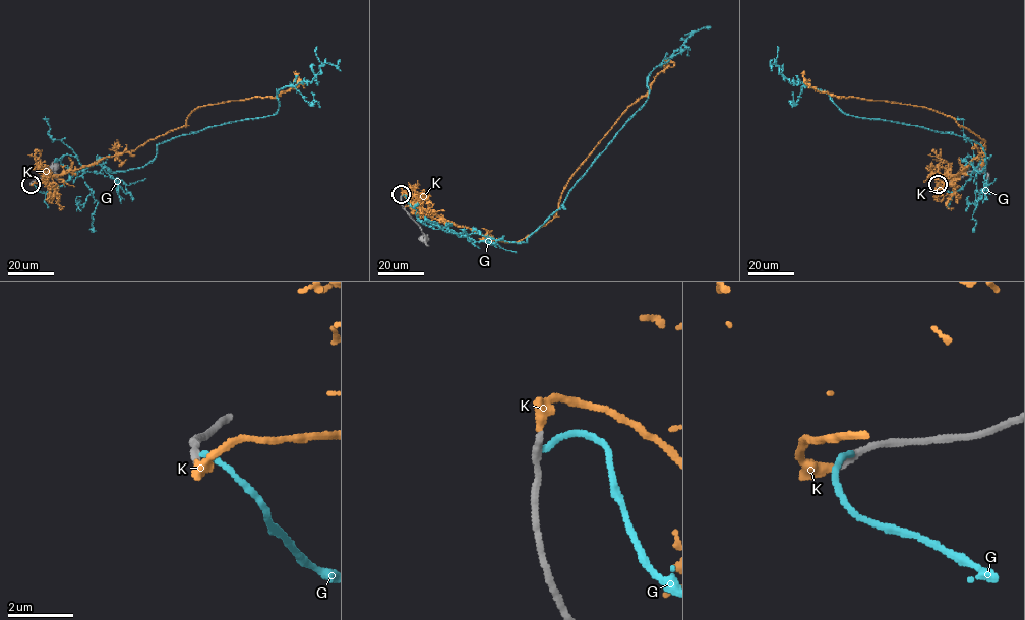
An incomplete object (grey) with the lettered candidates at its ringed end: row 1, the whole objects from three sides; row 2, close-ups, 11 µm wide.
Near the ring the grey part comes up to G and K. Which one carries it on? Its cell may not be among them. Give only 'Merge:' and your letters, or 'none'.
Merge: K

